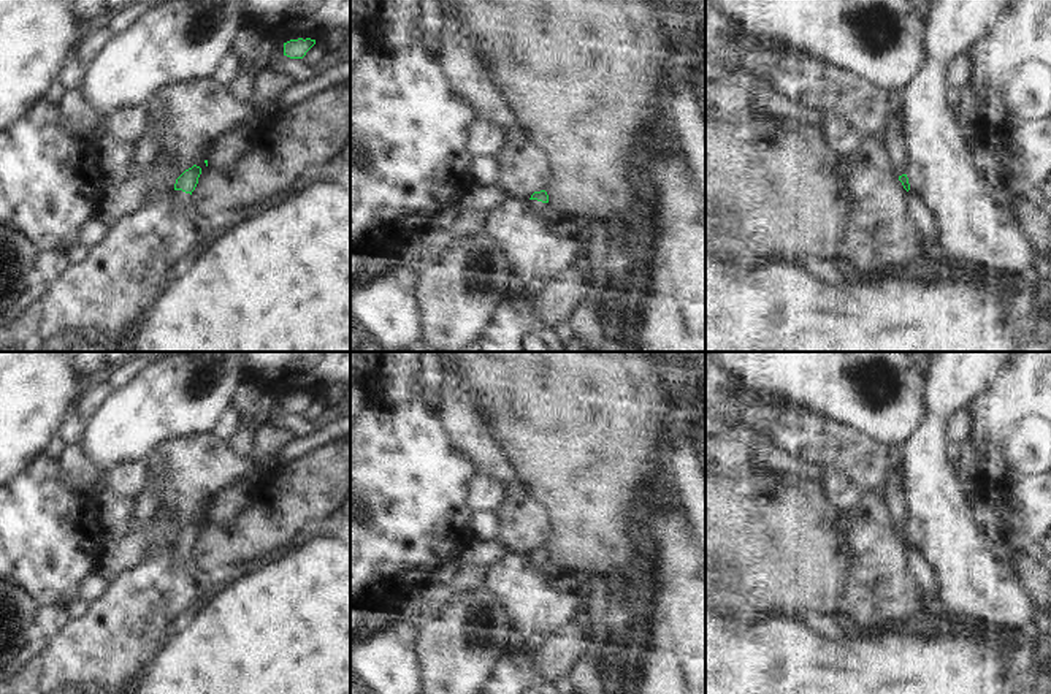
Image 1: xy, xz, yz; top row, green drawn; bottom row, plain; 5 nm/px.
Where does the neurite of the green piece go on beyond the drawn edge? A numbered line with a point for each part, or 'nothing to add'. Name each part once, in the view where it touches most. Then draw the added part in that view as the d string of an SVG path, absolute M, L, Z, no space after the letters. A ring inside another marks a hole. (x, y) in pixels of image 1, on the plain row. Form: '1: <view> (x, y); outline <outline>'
1: xy (181, 556); outline M174 545L171 553L171 567L181 570L184 567L193 566L192 550L182 545Z

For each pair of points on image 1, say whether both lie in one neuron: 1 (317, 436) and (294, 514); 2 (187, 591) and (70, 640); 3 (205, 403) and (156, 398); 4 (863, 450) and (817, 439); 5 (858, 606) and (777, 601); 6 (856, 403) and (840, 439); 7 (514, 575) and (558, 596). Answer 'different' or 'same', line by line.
1: different
2: same
3: same
4: same
5: different
6: different
7: same

